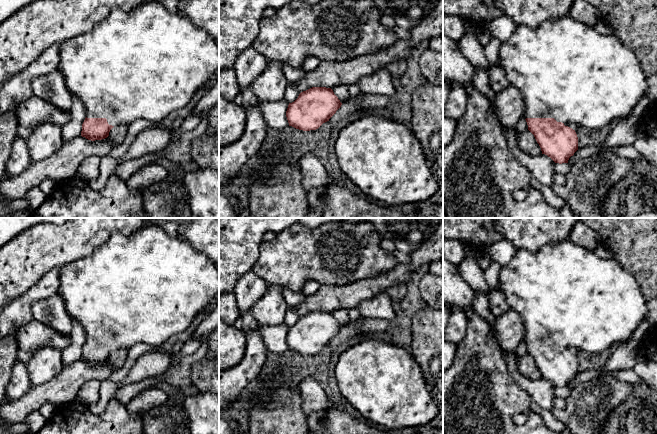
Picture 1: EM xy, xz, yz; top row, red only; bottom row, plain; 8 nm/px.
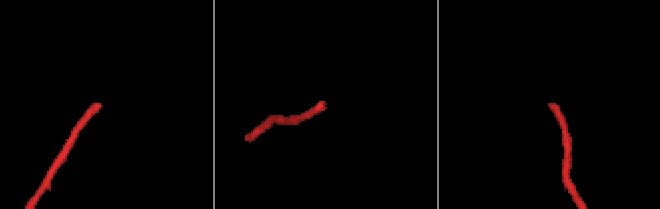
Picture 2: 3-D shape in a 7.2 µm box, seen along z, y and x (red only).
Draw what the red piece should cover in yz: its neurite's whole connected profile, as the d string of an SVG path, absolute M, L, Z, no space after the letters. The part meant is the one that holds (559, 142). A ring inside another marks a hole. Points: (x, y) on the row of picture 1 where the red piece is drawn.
M569 15L556 20L544 21L538 28L531 29L526 25L516 25L512 35L501 42L499 49L500 68L504 71L509 85L515 87L521 94L525 103L523 118L526 120L528 130L534 135L542 154L550 157L555 163L568 163L568 160L578 150L578 137L575 130L579 127L588 130L597 130L608 126L611 122L630 115L635 104L647 93L646 76L634 52L626 47L615 35L599 33L595 27L586 25L572 19Z

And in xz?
M312 87L289 103L286 117L289 126L303 131L316 130L329 121L341 105L331 88Z

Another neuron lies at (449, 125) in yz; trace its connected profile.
M443 116L443 148L446 147L454 138L457 122L454 119Z

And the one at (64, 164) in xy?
M81 135L66 142L53 155L32 163L15 177L4 177L0 181L0 196L6 200L17 200L32 188L47 180L55 182L73 178L81 163L90 156L104 157L113 149L109 136L91 141Z

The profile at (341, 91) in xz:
M338 85L332 88L332 90L342 104L347 102L347 100L350 98L348 85Z

